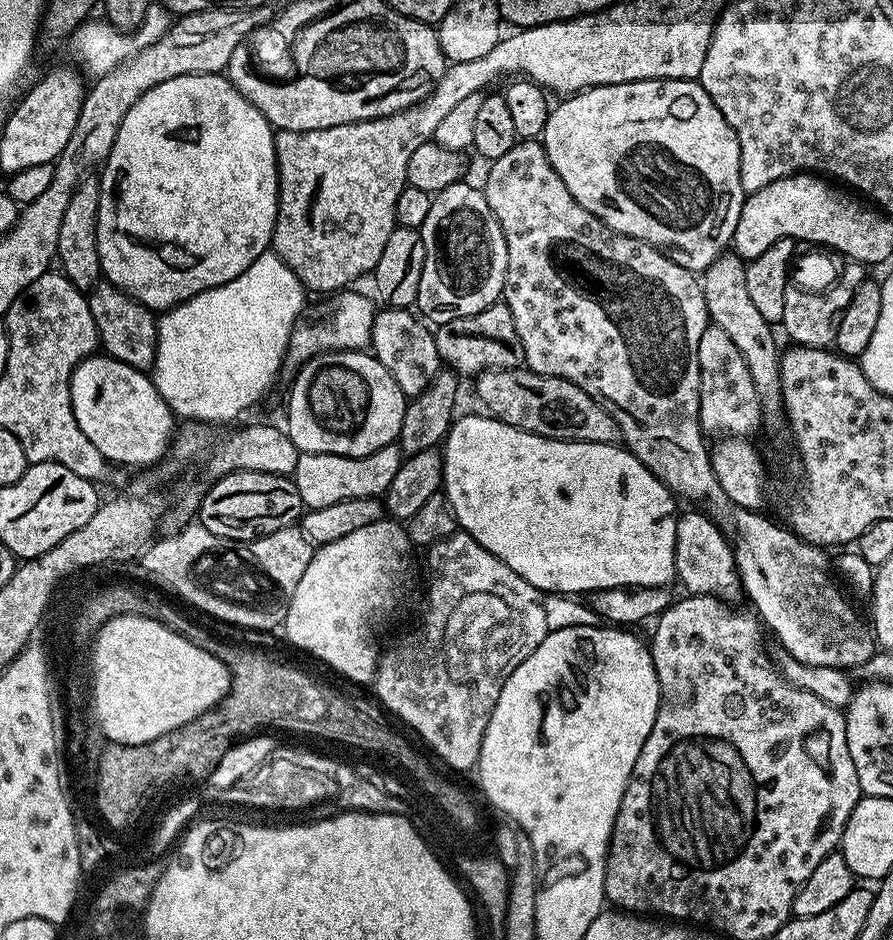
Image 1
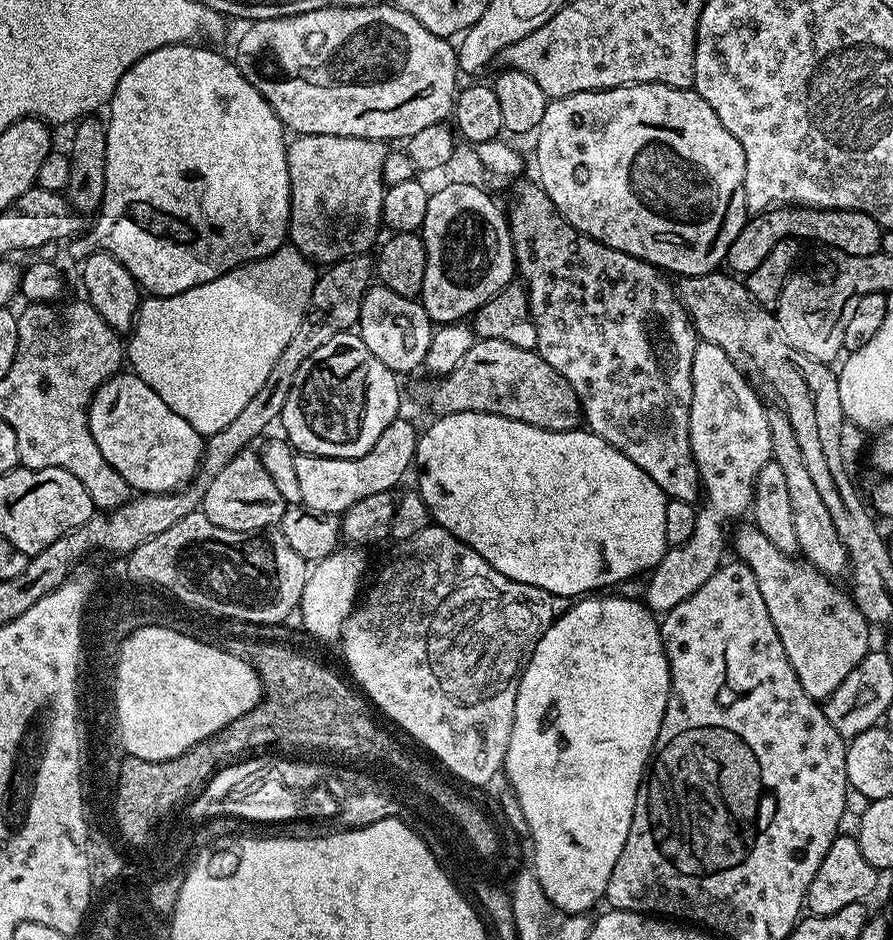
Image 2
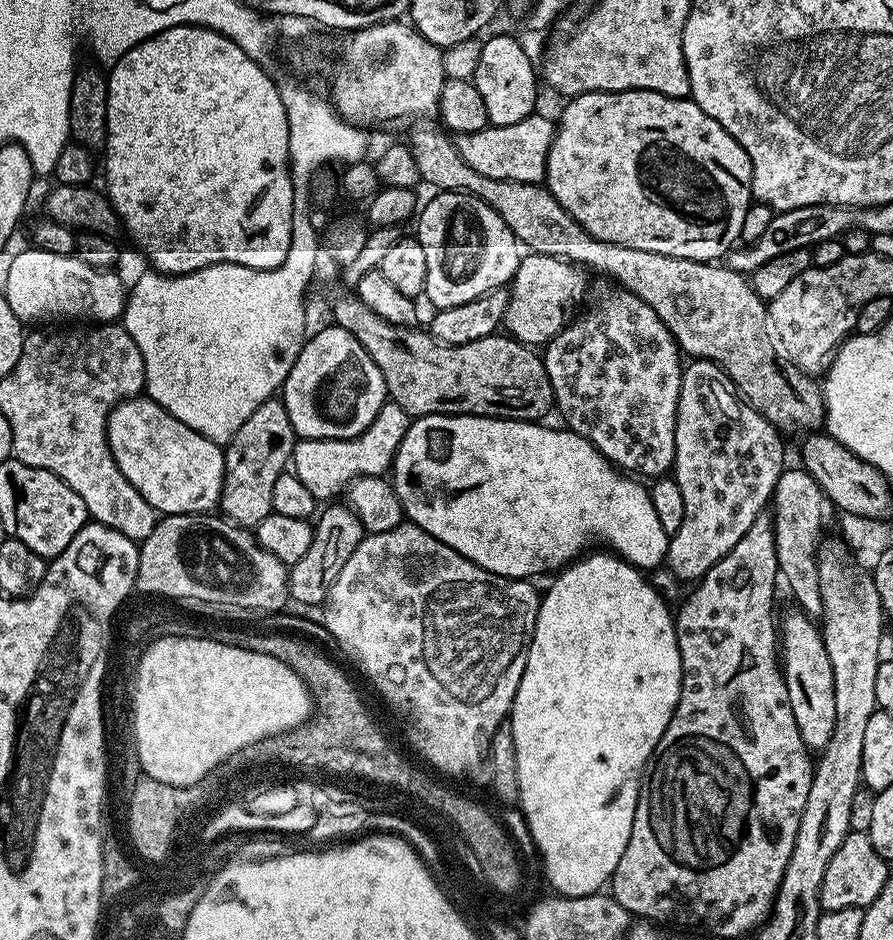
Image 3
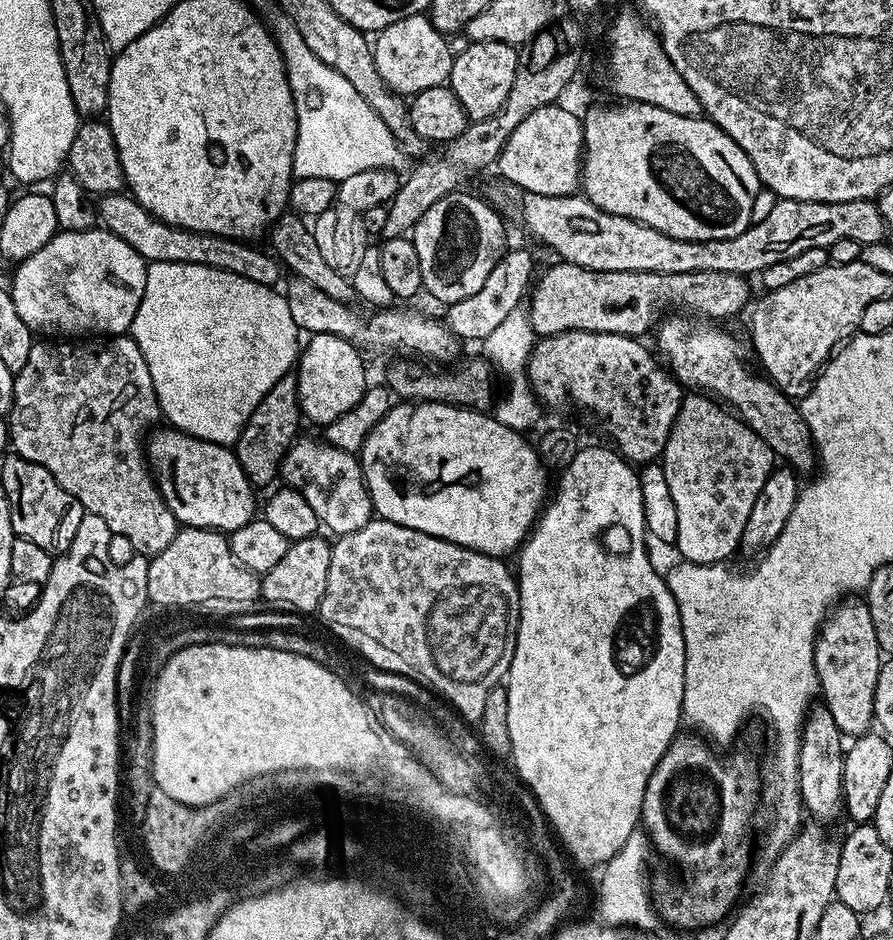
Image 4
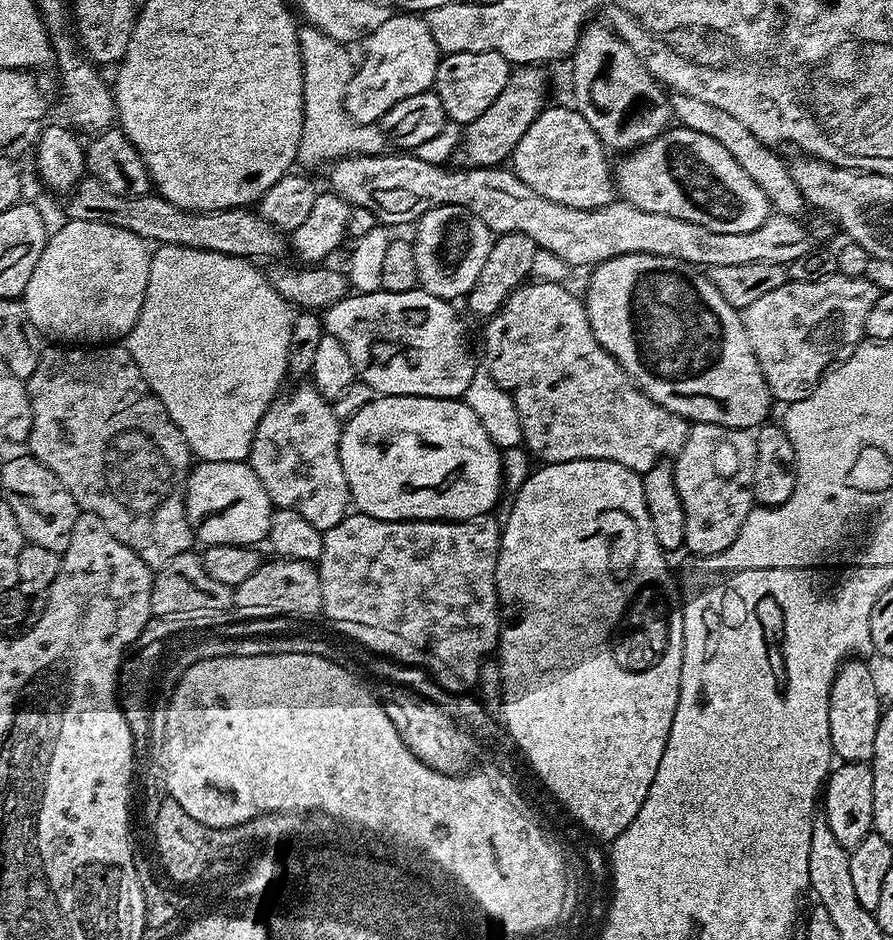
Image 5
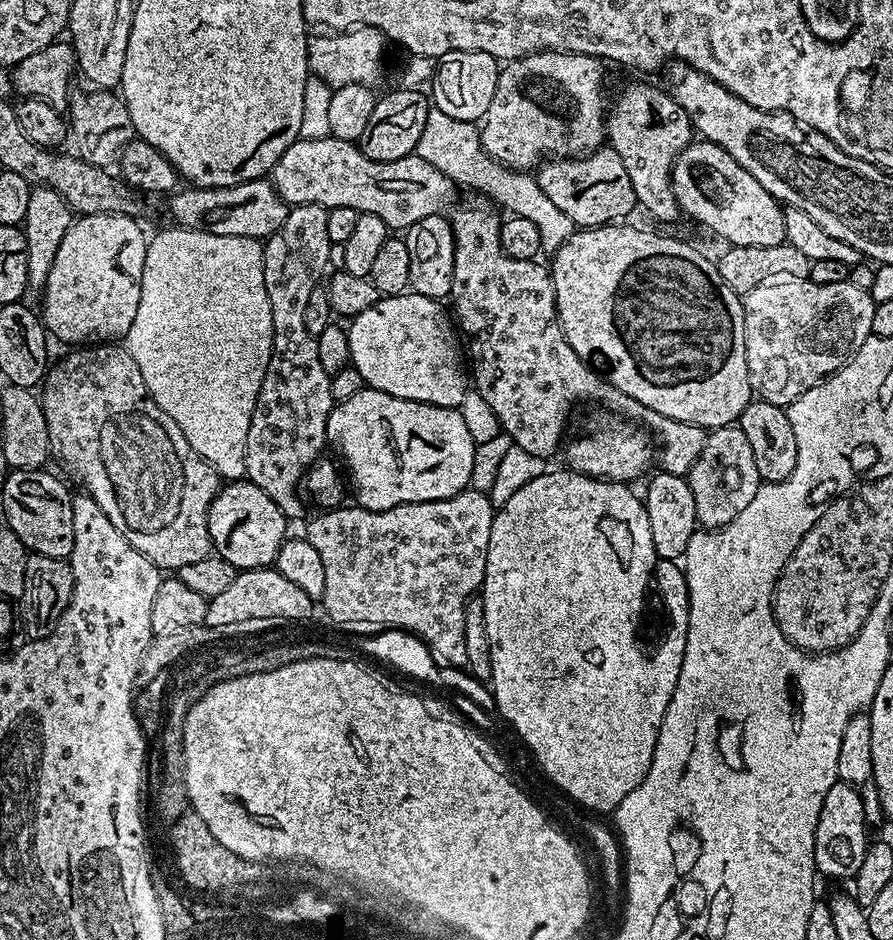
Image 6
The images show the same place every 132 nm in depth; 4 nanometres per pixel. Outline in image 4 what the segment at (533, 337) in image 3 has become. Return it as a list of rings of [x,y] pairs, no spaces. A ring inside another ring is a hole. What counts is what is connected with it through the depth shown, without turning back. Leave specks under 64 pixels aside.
[[[557,261],[552,265],[541,277],[537,277],[530,295],[526,300],[528,310],[528,318],[533,333],[540,338],[545,336],[556,336],[558,333],[564,332],[592,332],[592,333],[618,333],[623,336],[643,337],[643,333],[653,324],[656,312],[668,304],[681,304],[684,308],[690,308],[694,312],[701,312],[701,317],[707,318],[712,322],[724,322],[720,320],[728,320],[731,316],[736,316],[744,307],[749,307],[750,301],[753,299],[752,288],[748,285],[750,282],[748,276],[739,276],[738,274],[726,274],[726,270],[698,270],[697,272],[687,272],[686,274],[658,274],[652,271],[594,271],[588,267],[578,266],[568,261]]]

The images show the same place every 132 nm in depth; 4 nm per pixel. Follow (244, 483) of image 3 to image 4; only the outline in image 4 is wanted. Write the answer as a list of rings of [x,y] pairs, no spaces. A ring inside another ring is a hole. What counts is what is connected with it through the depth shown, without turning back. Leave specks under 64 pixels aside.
[[[289,374],[278,378],[278,382],[274,382],[274,386],[266,390],[266,398],[262,398],[262,402],[254,406],[254,414],[250,414],[242,434],[234,445],[238,462],[249,482],[254,486],[260,486],[277,479],[282,458],[288,452],[289,446],[298,439],[300,424],[302,425],[302,413],[298,398],[298,382],[295,375]]]

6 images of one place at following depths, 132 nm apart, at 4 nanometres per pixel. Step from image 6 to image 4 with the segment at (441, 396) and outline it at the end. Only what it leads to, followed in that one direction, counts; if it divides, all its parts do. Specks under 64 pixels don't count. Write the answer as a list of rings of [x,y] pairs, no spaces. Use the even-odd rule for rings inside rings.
[[[292,276],[288,289],[283,293],[290,306],[290,318],[294,318],[294,326],[304,334],[334,334],[343,340],[349,340],[361,353],[396,352],[400,358],[420,358],[428,356],[432,360],[457,359],[456,335],[439,319],[431,320],[420,312],[399,312],[396,306],[373,311],[373,316],[363,316],[351,303],[330,298],[330,294],[318,290],[314,282],[306,282],[306,278]]]

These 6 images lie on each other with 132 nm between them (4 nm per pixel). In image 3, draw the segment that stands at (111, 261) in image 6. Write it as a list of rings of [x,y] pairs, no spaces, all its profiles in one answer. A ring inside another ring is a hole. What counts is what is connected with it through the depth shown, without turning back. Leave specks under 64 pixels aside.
[[[29,246],[25,252],[20,252],[12,261],[8,264],[8,273],[4,276],[4,288],[2,288],[2,294],[6,298],[6,302],[10,302],[10,307],[14,309],[14,314],[18,314],[18,318],[26,326],[48,326],[51,320],[64,320],[60,322],[95,322],[96,324],[110,324],[119,321],[124,315],[124,301],[126,299],[126,284],[120,281],[120,276],[116,270],[109,270],[104,266],[97,266],[90,262],[82,262],[79,256],[56,254],[46,251],[46,249],[39,248],[37,246]]]

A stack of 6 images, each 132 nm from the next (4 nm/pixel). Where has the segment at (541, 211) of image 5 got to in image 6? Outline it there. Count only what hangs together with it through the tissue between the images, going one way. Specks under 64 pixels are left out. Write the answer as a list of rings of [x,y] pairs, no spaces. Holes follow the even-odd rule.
[[[331,134],[313,140],[295,140],[289,148],[284,149],[282,158],[278,158],[270,179],[280,197],[290,206],[317,204],[326,209],[350,206],[350,210],[355,212],[365,212],[374,214],[374,218],[382,218],[389,230],[406,230],[414,226],[414,222],[422,222],[422,218],[441,215],[457,199],[458,191],[456,181],[442,174],[442,170],[434,170],[434,166],[430,166],[430,162],[422,159],[419,154],[403,156],[394,162],[374,162],[366,158],[366,154],[353,141]]]

